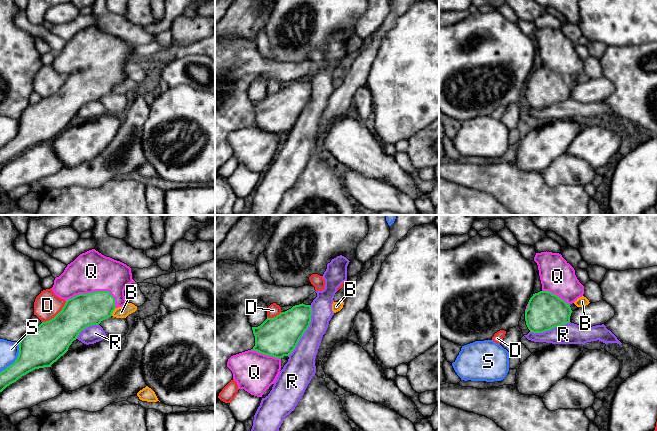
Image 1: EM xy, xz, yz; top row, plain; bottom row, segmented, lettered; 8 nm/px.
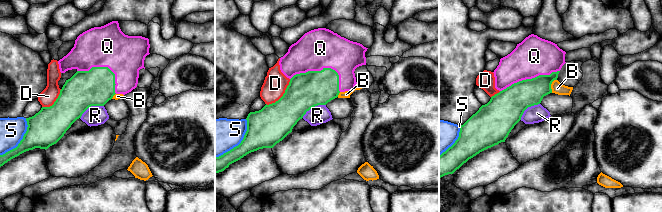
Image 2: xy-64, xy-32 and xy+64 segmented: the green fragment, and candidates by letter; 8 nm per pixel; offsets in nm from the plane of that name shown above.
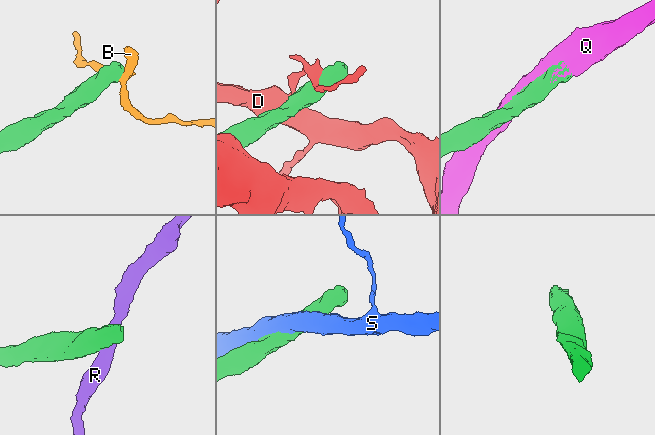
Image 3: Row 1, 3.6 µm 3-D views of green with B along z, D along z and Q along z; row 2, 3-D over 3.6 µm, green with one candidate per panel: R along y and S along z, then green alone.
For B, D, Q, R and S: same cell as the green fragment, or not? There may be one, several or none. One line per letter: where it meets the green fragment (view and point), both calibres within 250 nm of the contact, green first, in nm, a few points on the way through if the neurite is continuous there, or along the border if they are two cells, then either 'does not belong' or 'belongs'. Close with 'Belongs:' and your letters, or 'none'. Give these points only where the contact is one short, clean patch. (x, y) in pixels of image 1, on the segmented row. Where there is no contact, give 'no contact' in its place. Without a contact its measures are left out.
B: xy (112, 312) | 260/100 nm | along xy (115, 308), (111, 315) | does not belong
D: xy (56, 315) | 320/220 nm | does not belong
Q: xy (95, 291) | 260/320 nm | belongs
R: xz (305, 330) | 320/200 nm | does not belong
S: xy (16, 359) | 320/150 nm | does not belong
Belongs: Q

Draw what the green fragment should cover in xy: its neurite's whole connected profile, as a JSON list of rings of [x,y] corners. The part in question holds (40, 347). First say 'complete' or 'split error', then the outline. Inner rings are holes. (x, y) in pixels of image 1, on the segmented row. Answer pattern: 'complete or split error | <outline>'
split error | [[[95,249],[80,254],[54,280],[52,290],[56,296],[66,301],[64,307],[54,318],[42,322],[36,328],[29,328],[23,335],[17,359],[0,372],[0,392],[35,369],[51,367],[68,351],[82,330],[99,325],[111,317],[116,308],[127,303],[124,290],[131,283],[136,282],[132,279],[131,268],[126,264],[106,257]]]

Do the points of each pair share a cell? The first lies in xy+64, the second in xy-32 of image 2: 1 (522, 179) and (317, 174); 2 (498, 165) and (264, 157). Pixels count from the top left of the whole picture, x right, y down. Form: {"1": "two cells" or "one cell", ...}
{"1": "one cell", "2": "one cell"}

